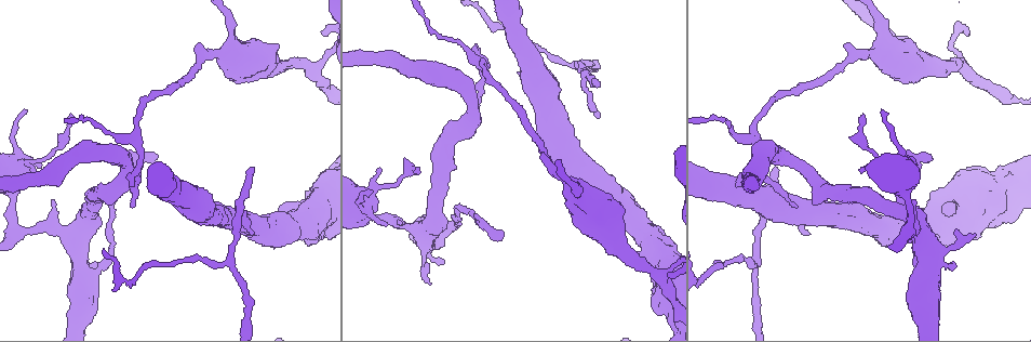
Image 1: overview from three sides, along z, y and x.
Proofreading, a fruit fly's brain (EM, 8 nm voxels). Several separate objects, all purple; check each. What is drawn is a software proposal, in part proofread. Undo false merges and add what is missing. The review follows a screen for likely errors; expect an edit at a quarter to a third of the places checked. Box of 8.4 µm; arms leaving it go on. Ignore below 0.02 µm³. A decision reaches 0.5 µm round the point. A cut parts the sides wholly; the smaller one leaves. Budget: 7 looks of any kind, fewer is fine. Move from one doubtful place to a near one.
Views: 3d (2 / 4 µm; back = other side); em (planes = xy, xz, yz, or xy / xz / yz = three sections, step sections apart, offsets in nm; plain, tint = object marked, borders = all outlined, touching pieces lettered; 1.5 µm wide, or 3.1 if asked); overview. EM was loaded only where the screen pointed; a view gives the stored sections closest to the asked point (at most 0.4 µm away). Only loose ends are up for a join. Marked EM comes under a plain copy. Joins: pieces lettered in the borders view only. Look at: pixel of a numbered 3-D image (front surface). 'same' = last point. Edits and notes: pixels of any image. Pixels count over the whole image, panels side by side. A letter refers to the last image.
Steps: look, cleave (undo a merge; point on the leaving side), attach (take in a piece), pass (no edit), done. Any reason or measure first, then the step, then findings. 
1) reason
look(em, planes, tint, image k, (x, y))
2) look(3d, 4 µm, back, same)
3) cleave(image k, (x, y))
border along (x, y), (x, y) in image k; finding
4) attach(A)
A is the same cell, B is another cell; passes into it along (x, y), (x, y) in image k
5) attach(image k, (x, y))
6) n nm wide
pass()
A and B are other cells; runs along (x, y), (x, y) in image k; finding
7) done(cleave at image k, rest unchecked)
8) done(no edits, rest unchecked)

an open end
look(3d, 2 µm, image 1, (600, 115))

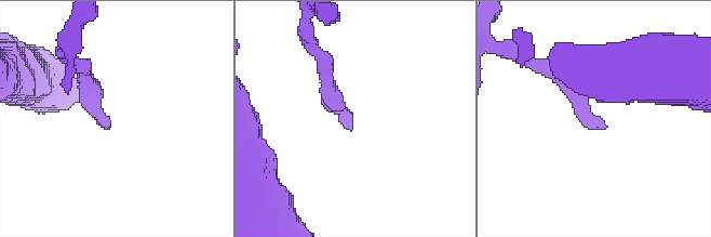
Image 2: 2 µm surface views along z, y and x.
look(em, planes, borders, image 2, (603, 125))

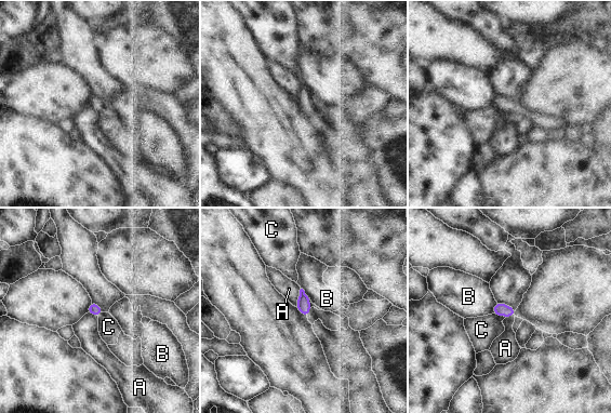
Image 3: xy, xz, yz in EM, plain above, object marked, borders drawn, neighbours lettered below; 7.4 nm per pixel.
80 nm wide
pass()
A, B and C are other cells; border along (301, 289), (295, 306) in image 3; none of them fits

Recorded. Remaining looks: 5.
look(3d, 4 µm, image 1, (158, 157))

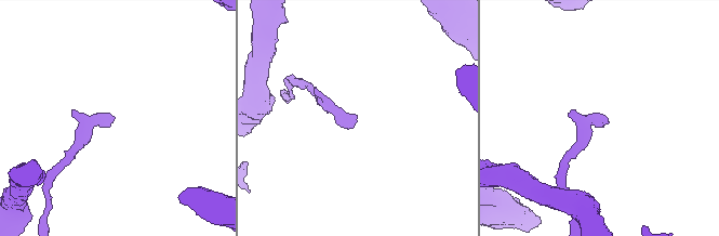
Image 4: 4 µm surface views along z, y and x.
need the tissue
look(em, planes, borders, image 4, (112, 117))

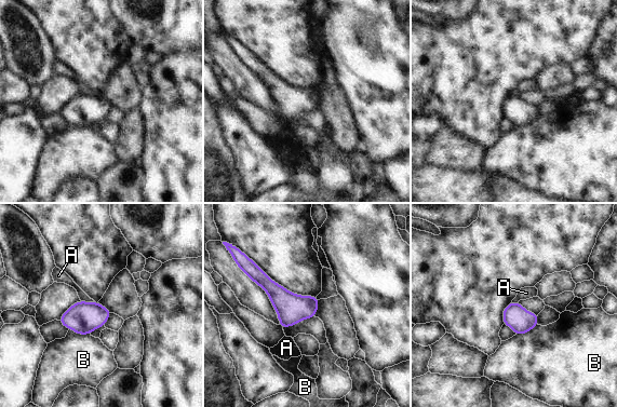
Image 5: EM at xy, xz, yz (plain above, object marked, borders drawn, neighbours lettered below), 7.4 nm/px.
pass()
A and B are other cells; border along (80, 299), (94, 301) in image 5; none of them fits

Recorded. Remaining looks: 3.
tapers out
look(em, xy, step 4, tint, image 1, (796, 206))

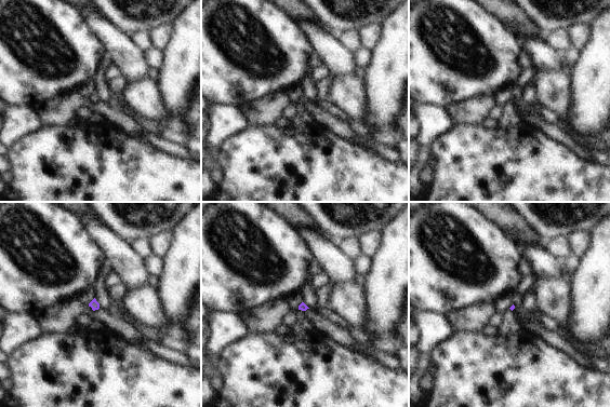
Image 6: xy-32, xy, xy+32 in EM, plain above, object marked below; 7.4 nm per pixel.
look(em, planes, borders, same)

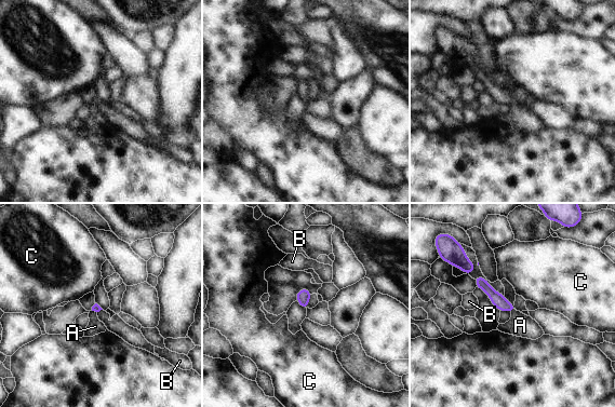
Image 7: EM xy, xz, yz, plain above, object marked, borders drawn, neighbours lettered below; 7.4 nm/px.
attach(A)
A is the same cell, B and C are other cells; passes into it along (499, 301), (513, 311), (520, 325) in image 7; it goes on there

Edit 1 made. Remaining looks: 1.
done(attach at image 7, rest unchecked)

